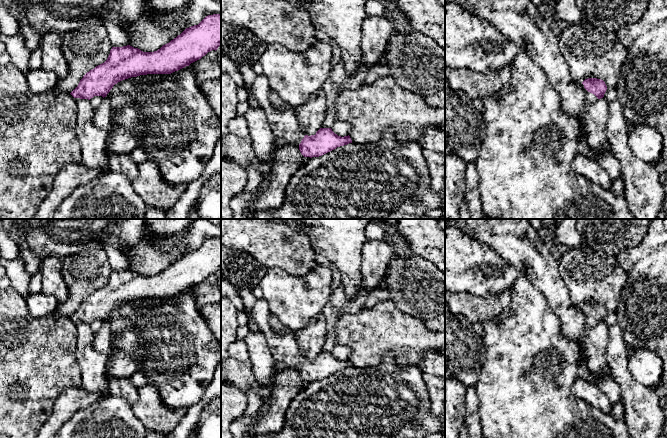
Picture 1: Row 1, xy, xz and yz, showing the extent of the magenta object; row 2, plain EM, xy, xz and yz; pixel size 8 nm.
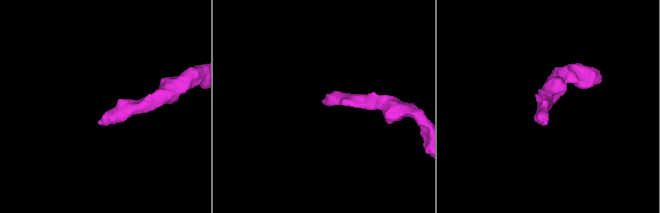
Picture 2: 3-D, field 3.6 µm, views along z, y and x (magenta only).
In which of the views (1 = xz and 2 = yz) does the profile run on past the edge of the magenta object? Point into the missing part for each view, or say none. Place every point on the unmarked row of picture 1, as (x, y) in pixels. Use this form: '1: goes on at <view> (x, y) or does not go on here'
1: goes on at xz (284, 348)
2: goes on at yz (590, 322)

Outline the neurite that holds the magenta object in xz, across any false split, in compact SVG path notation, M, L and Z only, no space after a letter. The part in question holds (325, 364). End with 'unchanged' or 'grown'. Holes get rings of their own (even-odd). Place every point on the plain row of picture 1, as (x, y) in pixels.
M264 298L258 299L250 310L250 317L265 336L275 361L284 363L287 368L298 368L304 381L319 381L337 371L352 367L349 359L338 360L331 352L320 352L315 359L305 359L292 331L279 334L272 329L270 314L269 304Z; grown

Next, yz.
M597 302L585 303L582 308L584 309L586 316L585 326L587 328L594 327L596 324L604 321L607 314L605 306Z; grown

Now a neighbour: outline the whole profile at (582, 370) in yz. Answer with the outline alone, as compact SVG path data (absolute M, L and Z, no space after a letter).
M580 352L579 364L577 367L576 377L583 378L590 383L593 383L595 376L588 370L587 358Z

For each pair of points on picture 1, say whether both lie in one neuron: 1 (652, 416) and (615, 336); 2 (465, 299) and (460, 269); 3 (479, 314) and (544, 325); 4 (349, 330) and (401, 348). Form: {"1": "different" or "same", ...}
{"1": "same", "2": "different", "3": "different", "4": "same"}

